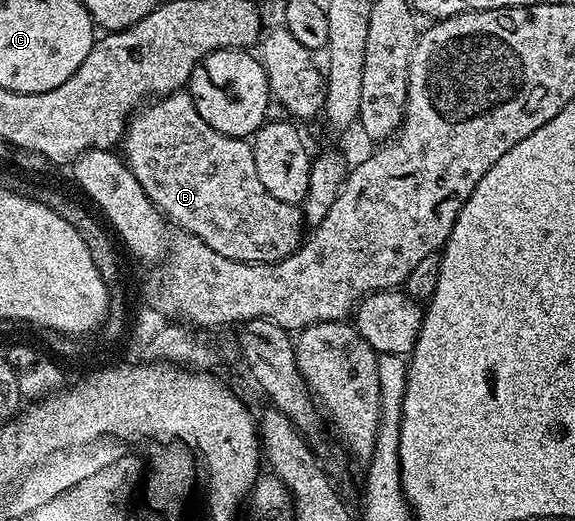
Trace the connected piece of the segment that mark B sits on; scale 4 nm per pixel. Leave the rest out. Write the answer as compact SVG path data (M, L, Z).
M188 90L172 91L170 95L154 98L134 111L129 116L129 122L125 124L124 147L123 158L126 165L131 169L135 181L139 181L139 185L143 185L143 193L147 193L147 197L156 205L157 210L165 216L170 224L178 223L184 234L199 237L199 241L203 241L203 245L215 249L215 253L221 254L222 257L227 257L231 261L243 261L244 263L277 263L280 259L286 259L301 246L303 242L301 230L306 230L307 227L302 208L298 204L288 203L273 197L267 189L261 187L258 170L255 169L255 153L253 152L252 142L249 139L240 139L239 137L227 137L223 133L219 133L219 129L211 129L211 125L207 125L207 121L203 121L203 117L199 117L199 113L195 109L195 101L189 95Z

